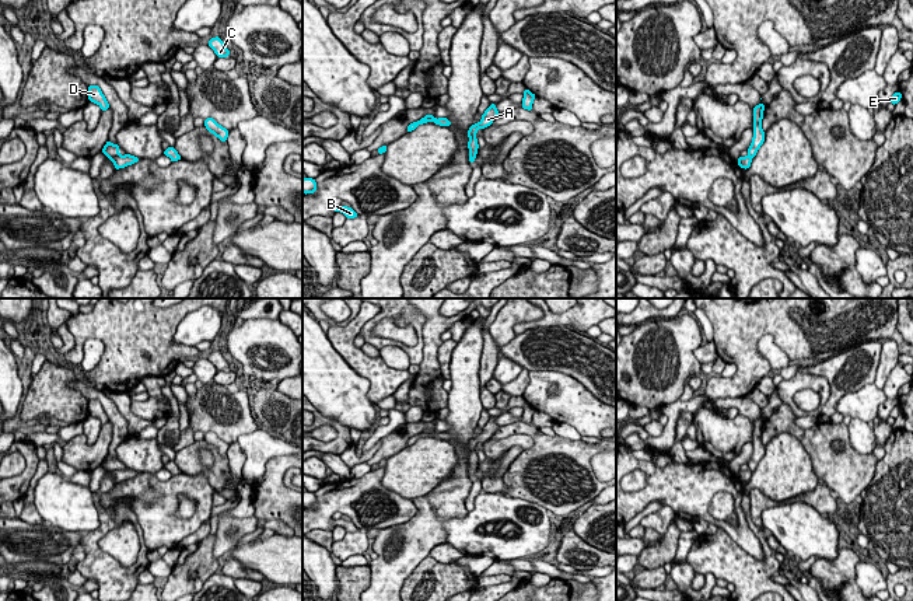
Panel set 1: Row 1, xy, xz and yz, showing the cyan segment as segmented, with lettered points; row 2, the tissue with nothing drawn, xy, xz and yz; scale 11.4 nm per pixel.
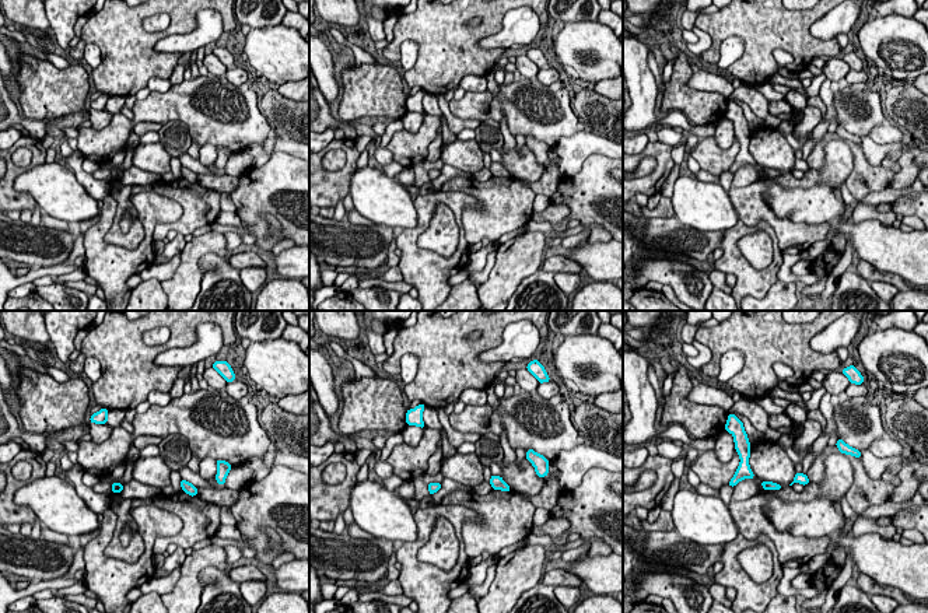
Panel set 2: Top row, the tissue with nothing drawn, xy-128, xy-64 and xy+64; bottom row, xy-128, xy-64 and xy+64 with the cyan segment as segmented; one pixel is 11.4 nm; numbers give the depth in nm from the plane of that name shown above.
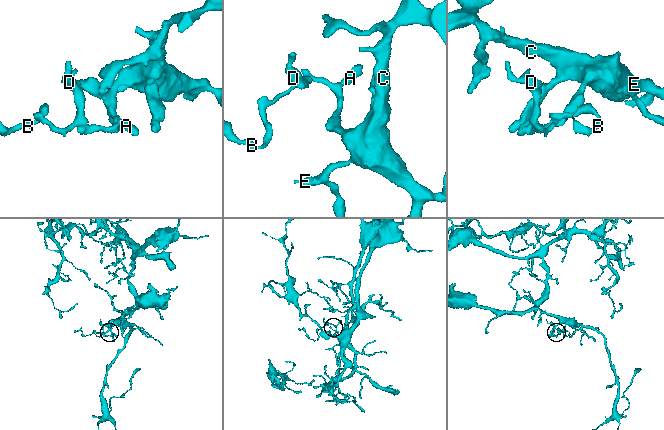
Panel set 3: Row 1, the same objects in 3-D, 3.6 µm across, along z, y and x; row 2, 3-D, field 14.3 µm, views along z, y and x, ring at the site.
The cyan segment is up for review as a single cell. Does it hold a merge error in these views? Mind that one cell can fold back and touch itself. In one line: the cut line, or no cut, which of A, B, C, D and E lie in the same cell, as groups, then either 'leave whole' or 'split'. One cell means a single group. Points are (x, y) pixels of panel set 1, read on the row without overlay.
xy (118, 468), (109, 471) | A C E / B D | split

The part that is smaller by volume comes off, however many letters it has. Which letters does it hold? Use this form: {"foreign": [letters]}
{"foreign": ["B", "D"]}

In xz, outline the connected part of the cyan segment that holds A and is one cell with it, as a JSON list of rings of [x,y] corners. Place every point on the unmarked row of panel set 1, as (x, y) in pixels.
[[[490,417],[490,420],[486,423],[486,426],[482,429],[482,434],[476,438],[472,438],[468,444],[469,450],[469,476],[473,478],[476,472],[476,467],[479,462],[478,454],[476,454],[476,445],[479,443],[485,443],[492,438],[492,436],[497,431],[500,426],[496,423],[496,417]]]

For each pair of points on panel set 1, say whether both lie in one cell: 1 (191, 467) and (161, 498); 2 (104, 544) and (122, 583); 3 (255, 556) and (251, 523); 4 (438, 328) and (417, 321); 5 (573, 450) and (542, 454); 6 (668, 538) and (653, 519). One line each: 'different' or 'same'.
1: different
2: different
3: different
4: different
5: same
6: different

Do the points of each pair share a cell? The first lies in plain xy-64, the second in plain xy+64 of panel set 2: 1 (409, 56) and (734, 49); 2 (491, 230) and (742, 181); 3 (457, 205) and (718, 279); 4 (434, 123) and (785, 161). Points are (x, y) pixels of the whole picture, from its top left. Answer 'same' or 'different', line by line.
1: same
2: different
3: different
4: different

